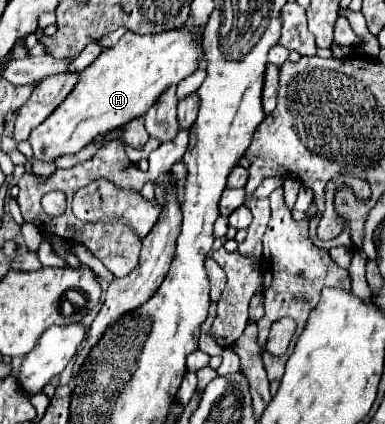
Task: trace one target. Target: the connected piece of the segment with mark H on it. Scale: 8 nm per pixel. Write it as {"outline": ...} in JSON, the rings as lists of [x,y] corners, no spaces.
{"outline":[[[187,26],[161,34],[125,32],[115,46],[105,48],[101,56],[81,72],[77,86],[65,102],[31,132],[33,158],[51,162],[61,154],[75,154],[95,136],[143,116],[167,88],[177,86],[197,70],[203,52],[203,36],[195,36]]]}

